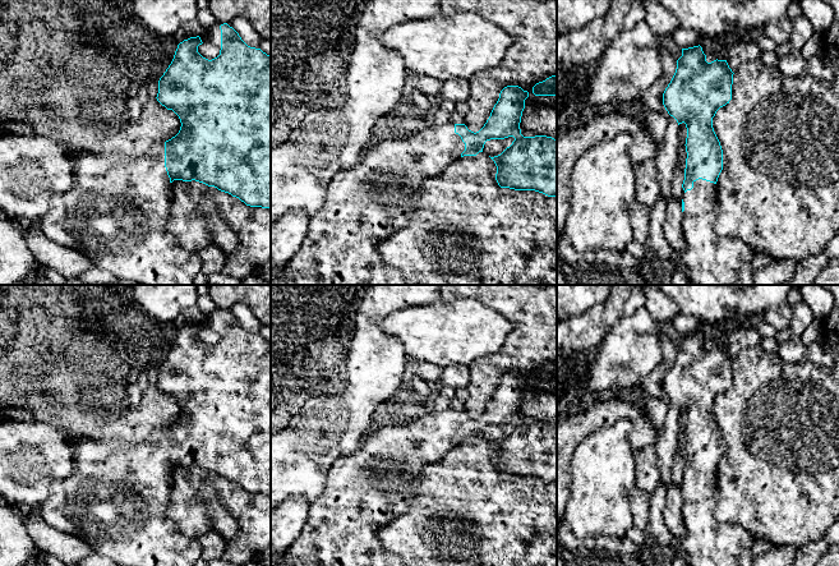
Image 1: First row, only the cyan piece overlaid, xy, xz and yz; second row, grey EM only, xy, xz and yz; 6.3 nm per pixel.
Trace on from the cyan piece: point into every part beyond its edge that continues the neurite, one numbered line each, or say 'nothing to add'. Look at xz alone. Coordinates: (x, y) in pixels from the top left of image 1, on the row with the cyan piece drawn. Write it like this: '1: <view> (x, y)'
1: xz (364, 205)

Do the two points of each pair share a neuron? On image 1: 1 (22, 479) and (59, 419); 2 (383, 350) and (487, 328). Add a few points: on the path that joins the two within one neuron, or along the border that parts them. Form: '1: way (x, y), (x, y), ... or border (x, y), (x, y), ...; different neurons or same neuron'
1: border (38, 420), (51, 424), (68, 436); different neurons
2: border (381, 326), (401, 343), (408, 355); different neurons

